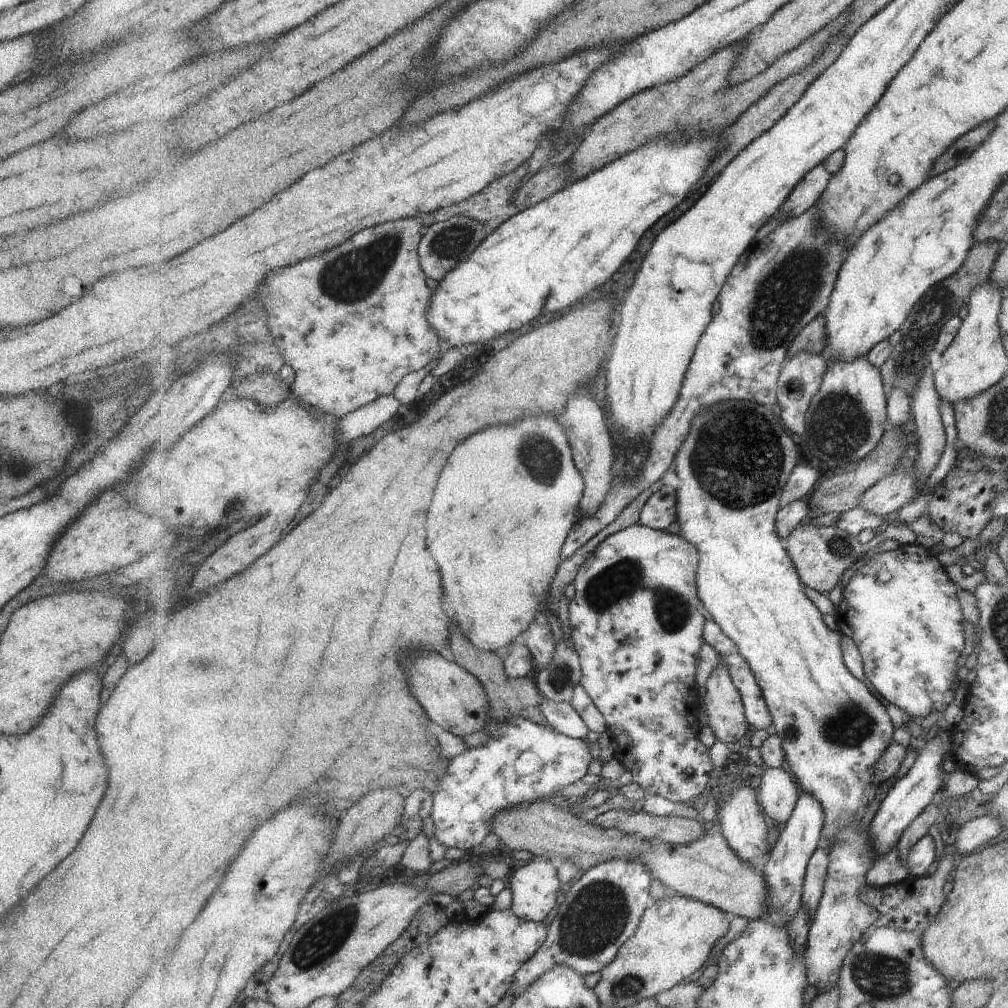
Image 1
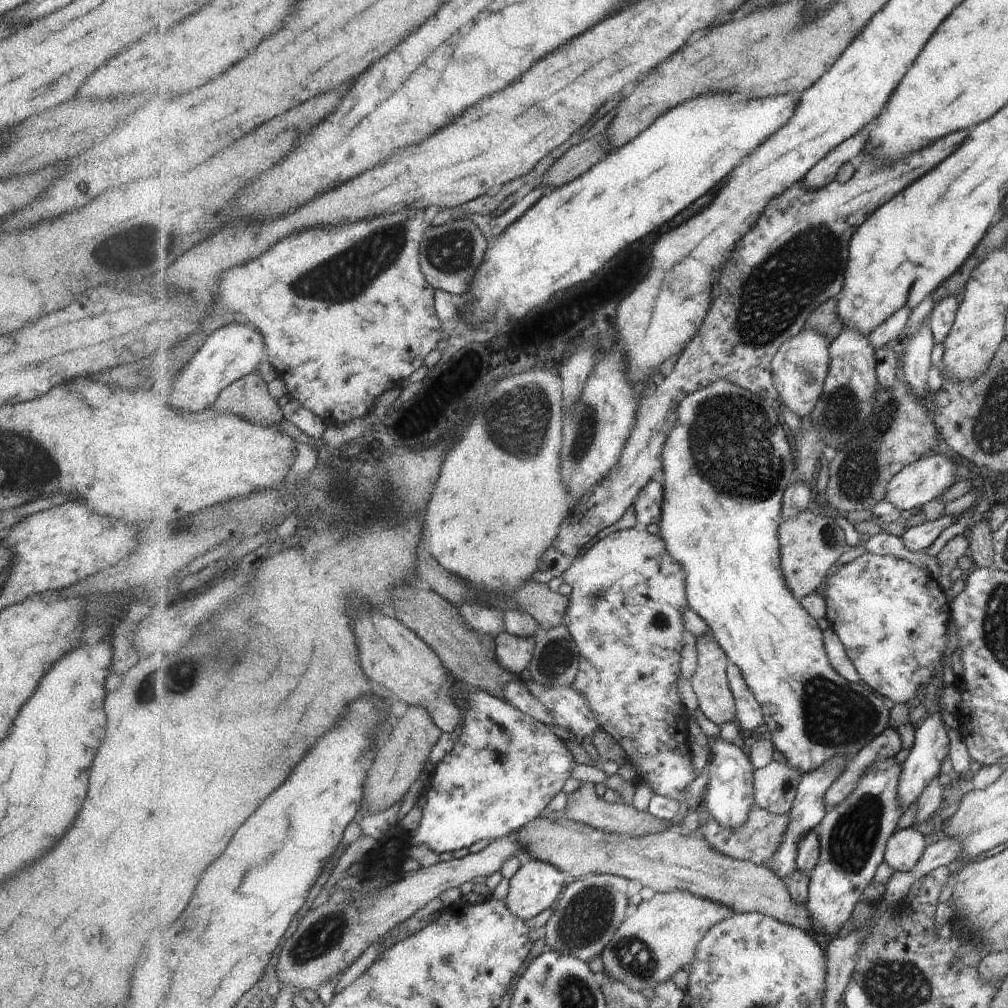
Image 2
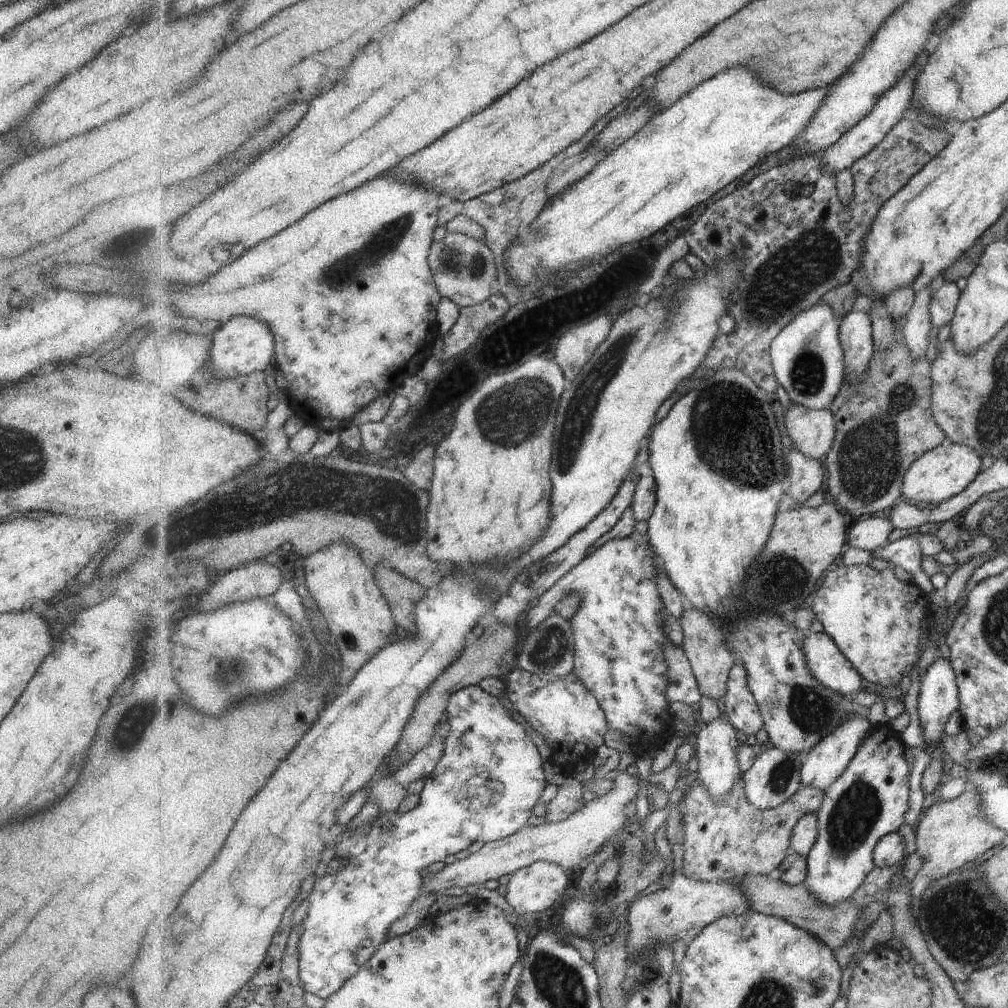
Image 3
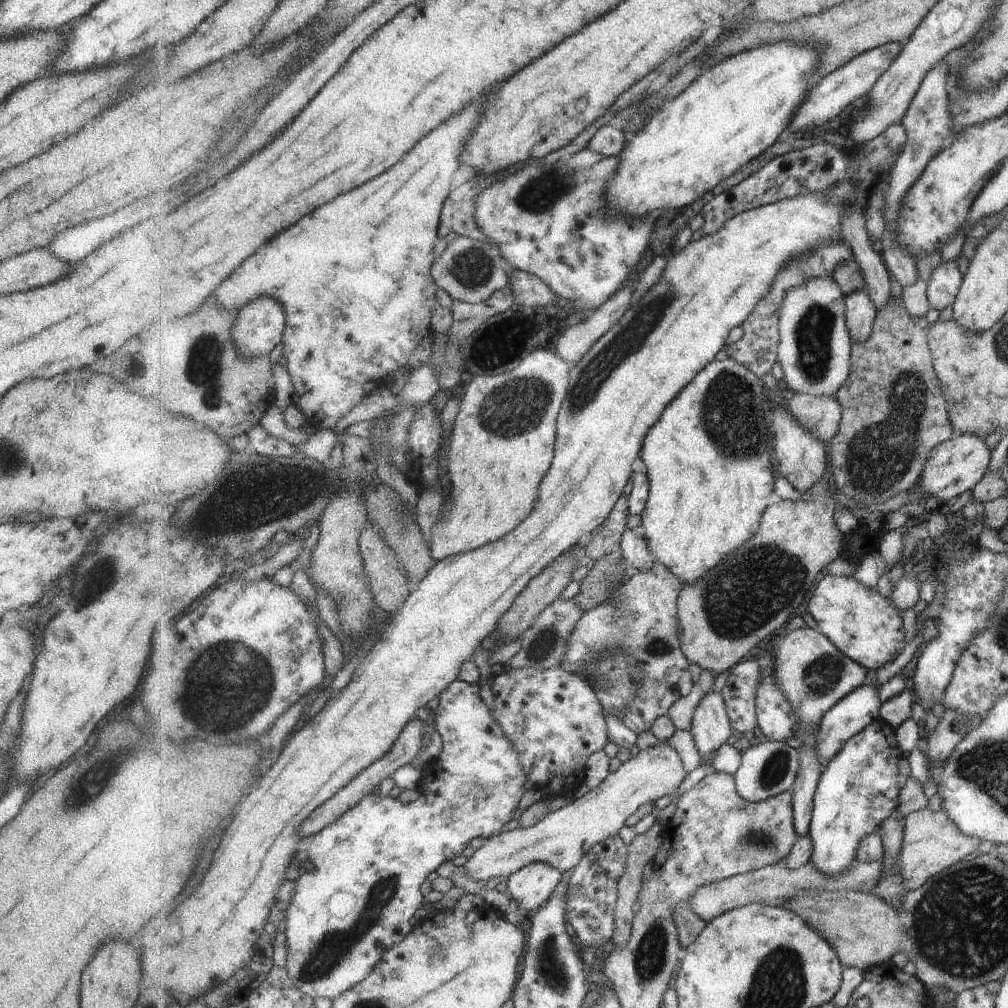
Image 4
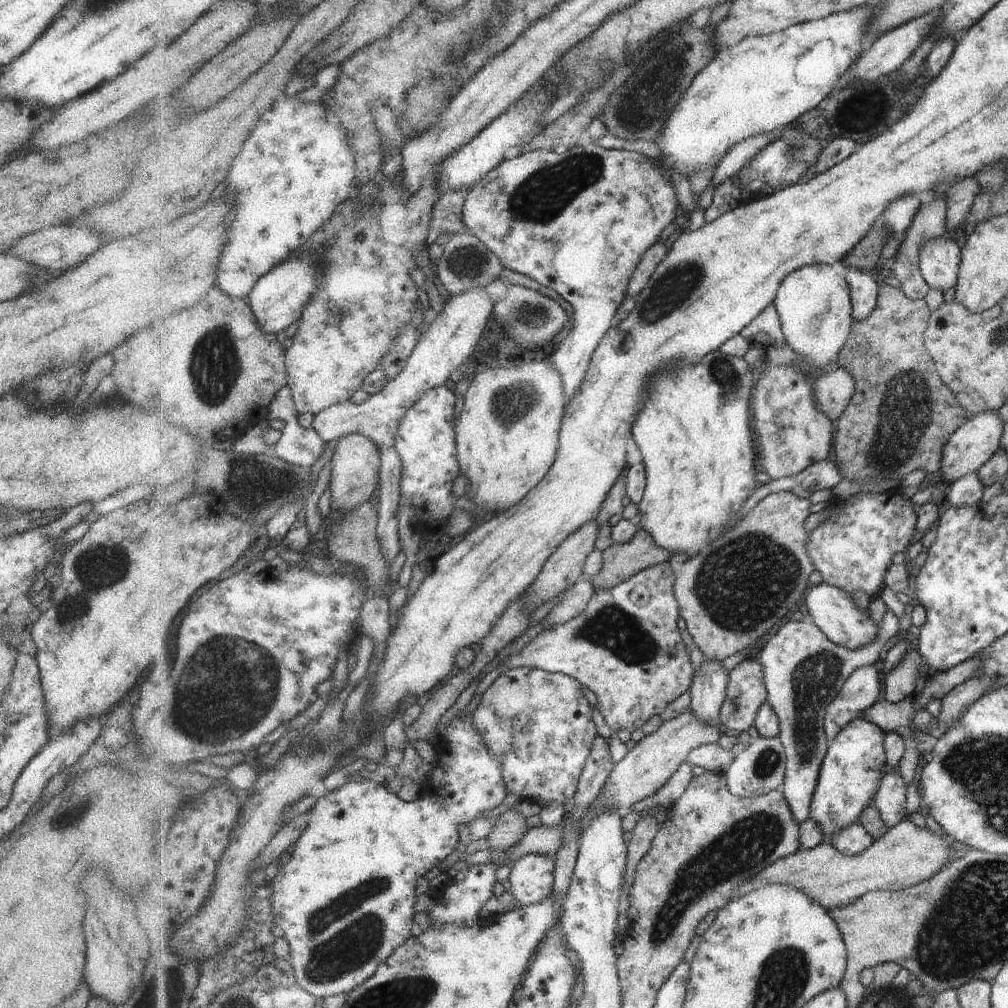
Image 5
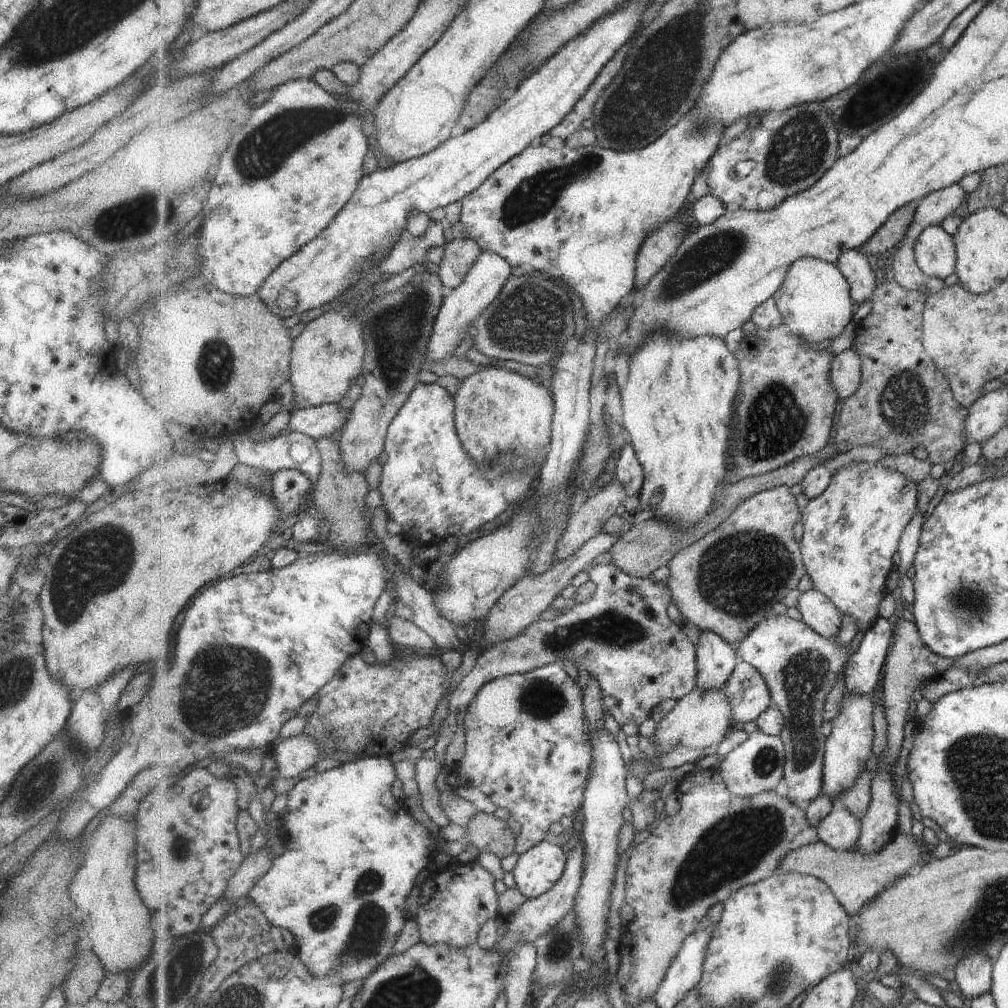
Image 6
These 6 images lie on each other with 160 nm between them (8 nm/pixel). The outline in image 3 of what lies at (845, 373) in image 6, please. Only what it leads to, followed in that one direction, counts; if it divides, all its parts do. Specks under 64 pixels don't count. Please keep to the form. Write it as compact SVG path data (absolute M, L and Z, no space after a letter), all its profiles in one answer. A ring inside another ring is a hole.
M791 402L785 414L790 445L806 457L823 460L836 440L837 421L830 409L813 409Z

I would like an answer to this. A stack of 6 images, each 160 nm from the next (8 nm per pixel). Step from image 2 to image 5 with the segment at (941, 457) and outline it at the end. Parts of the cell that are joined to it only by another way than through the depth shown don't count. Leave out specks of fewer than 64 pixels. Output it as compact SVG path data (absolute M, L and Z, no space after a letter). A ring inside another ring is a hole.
M983 411L967 418L947 441L942 454L942 468L937 477L951 484L969 473L976 474L981 466L1001 448L999 441L1002 438L1003 425L1001 420L997 418L996 411Z

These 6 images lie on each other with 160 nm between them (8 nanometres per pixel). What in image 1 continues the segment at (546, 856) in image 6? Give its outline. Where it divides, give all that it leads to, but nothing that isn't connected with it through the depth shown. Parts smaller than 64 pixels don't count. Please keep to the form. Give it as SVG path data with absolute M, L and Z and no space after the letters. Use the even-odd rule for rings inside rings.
M534 858L522 867L514 868L510 879L510 890L513 894L512 911L524 921L543 922L549 912L557 906L561 879L558 875L558 866L547 858Z

